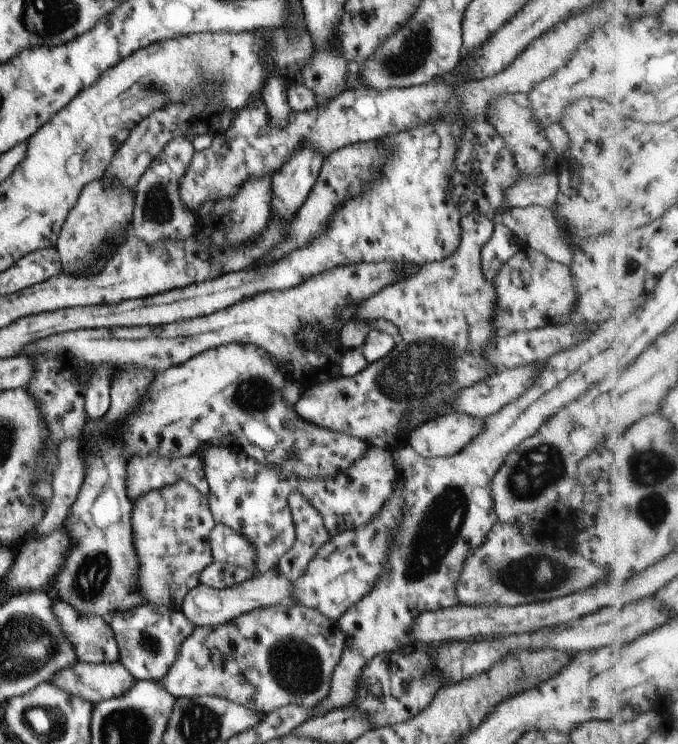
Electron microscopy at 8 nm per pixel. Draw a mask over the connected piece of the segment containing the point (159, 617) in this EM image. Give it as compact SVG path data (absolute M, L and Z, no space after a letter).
M145 603L128 611L112 613L107 622L118 648L118 661L135 681L160 681L177 656L183 639L195 628L179 608Z

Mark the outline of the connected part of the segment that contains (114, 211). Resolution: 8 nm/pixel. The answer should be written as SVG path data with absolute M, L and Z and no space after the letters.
M109 178L103 182L93 180L91 184L85 184L83 190L79 192L75 206L71 208L69 216L63 222L63 230L59 232L55 250L59 252L61 274L65 276L73 277L73 274L79 274L77 277L87 276L86 270L83 274L83 268L101 255L106 255L115 237L125 238L127 234L132 217L134 193L133 190L125 189L118 183L111 183L110 180Z

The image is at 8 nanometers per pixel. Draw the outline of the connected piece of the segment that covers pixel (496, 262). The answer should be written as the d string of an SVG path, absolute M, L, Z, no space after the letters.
M493 222L491 236L480 250L480 267L483 276L490 281L504 262L511 258L521 244L514 234L501 222Z

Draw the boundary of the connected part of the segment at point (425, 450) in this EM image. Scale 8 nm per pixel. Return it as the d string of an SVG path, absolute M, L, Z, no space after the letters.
M449 411L415 426L408 436L410 447L424 459L448 457L457 454L482 431L483 420L461 411Z

